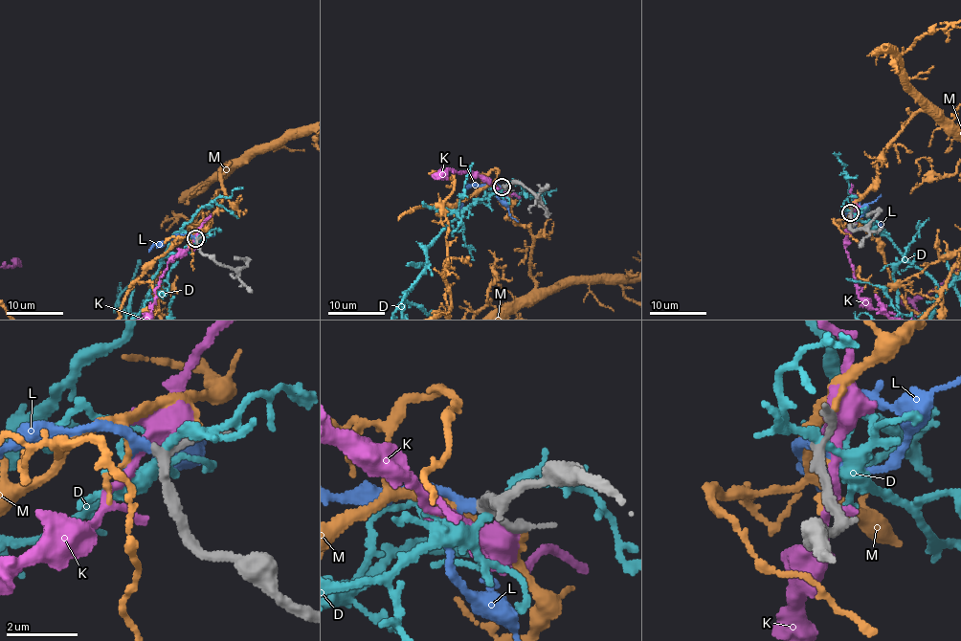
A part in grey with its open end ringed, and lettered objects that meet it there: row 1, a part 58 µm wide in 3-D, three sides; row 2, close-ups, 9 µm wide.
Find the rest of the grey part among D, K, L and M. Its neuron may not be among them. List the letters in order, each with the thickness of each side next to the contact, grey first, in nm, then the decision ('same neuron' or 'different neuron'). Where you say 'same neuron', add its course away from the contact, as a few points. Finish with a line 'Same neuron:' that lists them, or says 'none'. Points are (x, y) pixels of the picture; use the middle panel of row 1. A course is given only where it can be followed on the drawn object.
D: 240 nm thick on the grey side, 220 nm on the other; different neuron
K: 200 nm thick on the grey side, 500 nm on the other; different neuron
L: 220 nm thick on the grey side, 240 nm on the other; same neuron; it runs (501, 187), (494, 184), (471, 187), (463, 194), (460, 209), (451, 215)
M: 300 nm thick on the grey side, 150 nm on the other; different neuron
Same neuron: L

